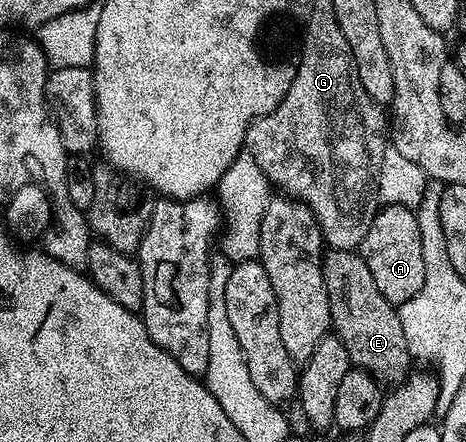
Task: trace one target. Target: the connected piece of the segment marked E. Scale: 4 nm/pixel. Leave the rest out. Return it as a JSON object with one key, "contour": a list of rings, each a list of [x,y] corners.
{"contour":[[[329,250],[323,258],[323,280],[327,284],[327,300],[331,304],[332,333],[347,348],[350,363],[358,370],[366,370],[371,377],[386,387],[393,388],[405,381],[411,373],[411,359],[407,348],[407,336],[403,336],[403,324],[397,315],[398,307],[392,306],[383,292],[379,292],[371,272],[360,253],[351,250]]]}

